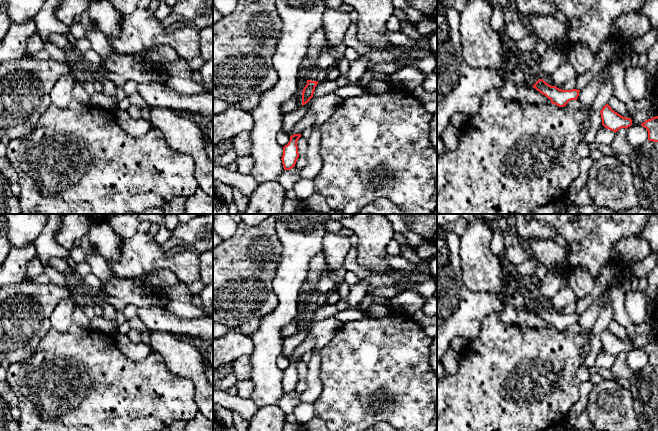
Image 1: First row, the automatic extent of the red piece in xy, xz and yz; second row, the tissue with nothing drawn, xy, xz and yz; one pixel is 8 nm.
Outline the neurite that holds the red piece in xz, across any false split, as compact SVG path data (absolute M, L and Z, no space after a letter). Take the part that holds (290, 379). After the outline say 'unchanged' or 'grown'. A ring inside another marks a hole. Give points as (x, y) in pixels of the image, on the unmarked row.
M294 358L290 360L290 365L283 371L282 388L284 394L290 394L295 391L296 385L299 381L297 365L301 358Z; unchanged

